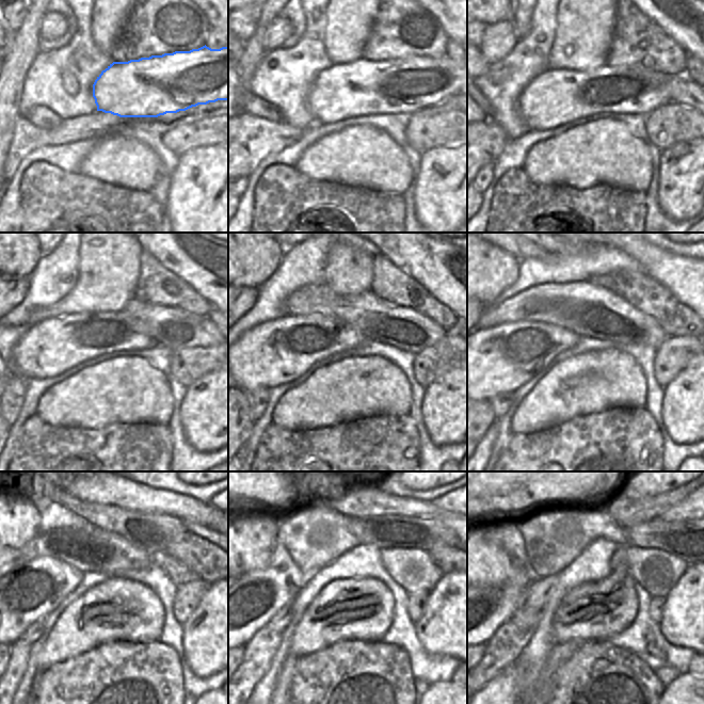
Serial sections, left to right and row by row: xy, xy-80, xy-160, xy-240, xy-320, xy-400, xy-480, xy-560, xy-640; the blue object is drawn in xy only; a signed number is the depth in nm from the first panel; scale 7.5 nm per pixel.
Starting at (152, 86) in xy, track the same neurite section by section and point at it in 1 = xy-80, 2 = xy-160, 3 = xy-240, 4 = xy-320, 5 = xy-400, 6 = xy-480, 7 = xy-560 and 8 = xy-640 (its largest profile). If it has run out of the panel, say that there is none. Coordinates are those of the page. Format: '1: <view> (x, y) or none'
1: xy-80 (402, 86)
2: xy-160 (556, 97)
3: xy-240 (49, 348)
4: xy-320 (280, 351)
5: xy-400 (489, 362)
6: xy-480 (12, 603)
7: xy-560 (250, 604)
8: xy-640 (489, 607)

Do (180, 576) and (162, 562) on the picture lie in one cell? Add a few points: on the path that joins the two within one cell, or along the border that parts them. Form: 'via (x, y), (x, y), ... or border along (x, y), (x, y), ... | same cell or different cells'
via (176, 572), (166, 562) | same cell

